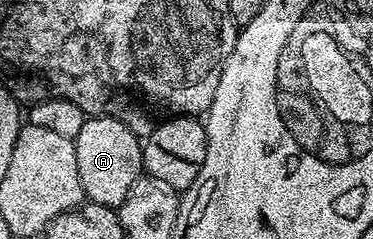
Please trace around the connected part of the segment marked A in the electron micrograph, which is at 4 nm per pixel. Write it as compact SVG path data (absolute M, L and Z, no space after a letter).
M86 117L75 144L75 164L79 164L79 180L86 199L95 204L119 208L131 192L131 184L143 174L142 139L127 124L114 118Z

